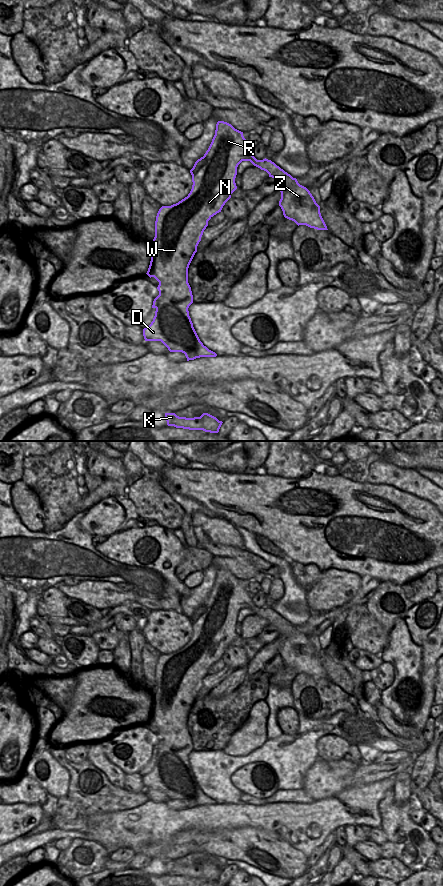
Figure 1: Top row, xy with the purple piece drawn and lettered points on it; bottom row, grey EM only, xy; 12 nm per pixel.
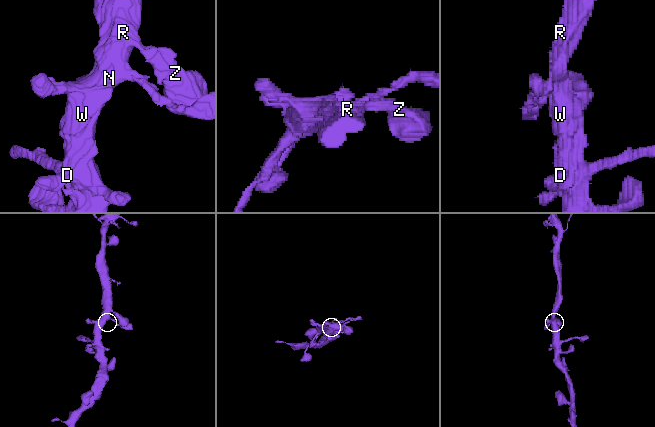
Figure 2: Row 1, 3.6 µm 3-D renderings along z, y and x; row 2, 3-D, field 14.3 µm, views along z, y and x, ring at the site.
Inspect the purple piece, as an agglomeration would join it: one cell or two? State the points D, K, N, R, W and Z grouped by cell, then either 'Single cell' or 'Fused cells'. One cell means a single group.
Groups: D K N R W Z. Single cell.

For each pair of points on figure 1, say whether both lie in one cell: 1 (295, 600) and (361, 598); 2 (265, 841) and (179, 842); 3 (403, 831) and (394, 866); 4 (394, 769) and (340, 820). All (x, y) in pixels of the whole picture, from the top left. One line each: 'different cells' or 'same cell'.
1: different cells
2: same cell
3: different cells
4: different cells

